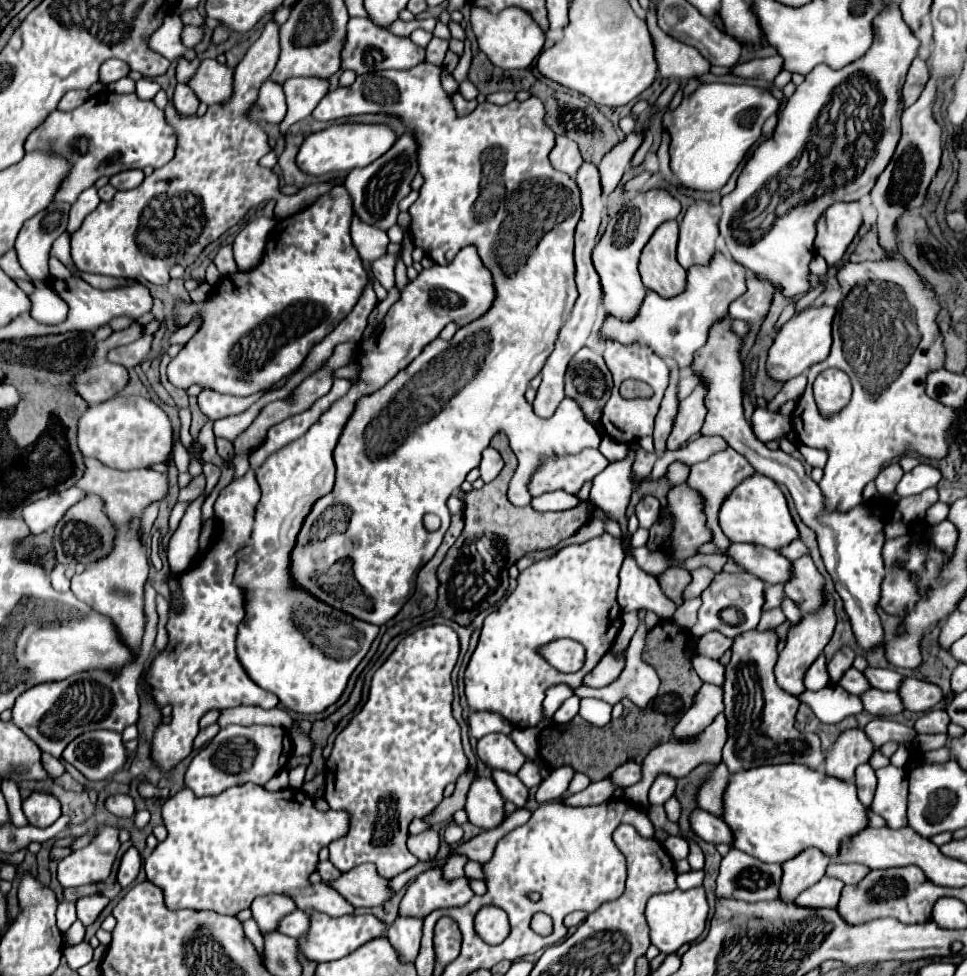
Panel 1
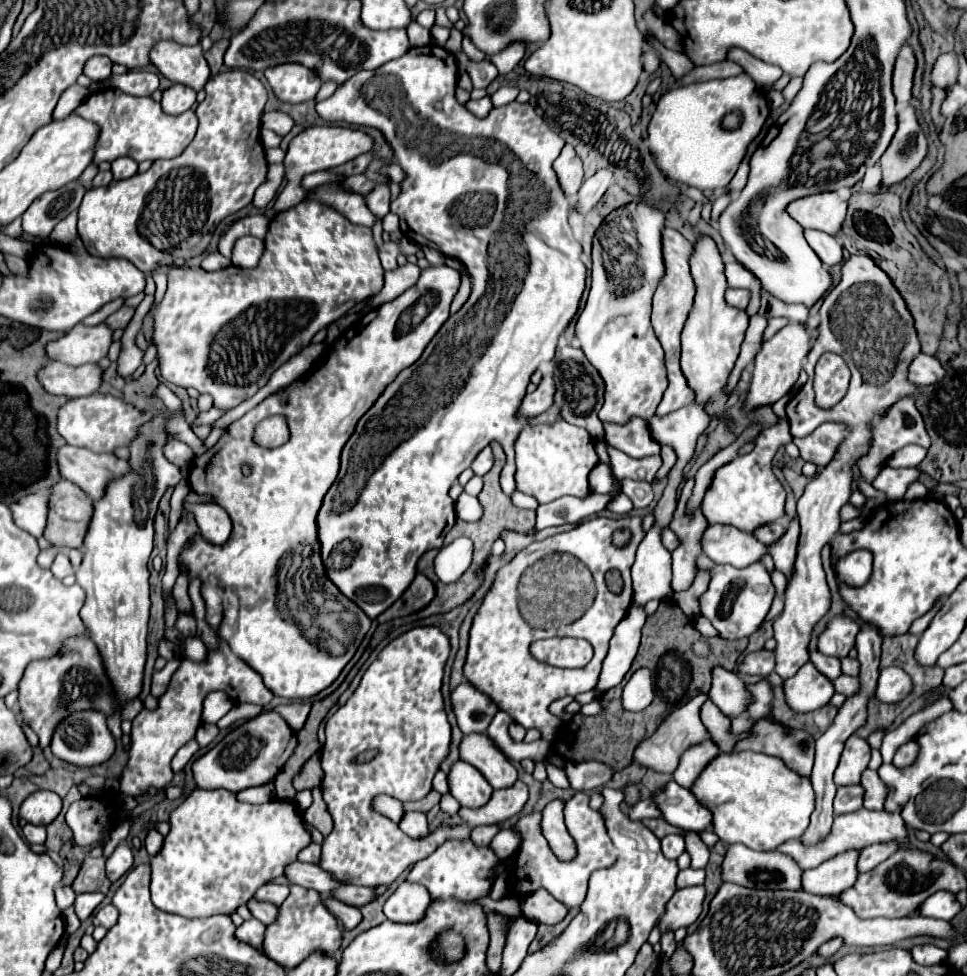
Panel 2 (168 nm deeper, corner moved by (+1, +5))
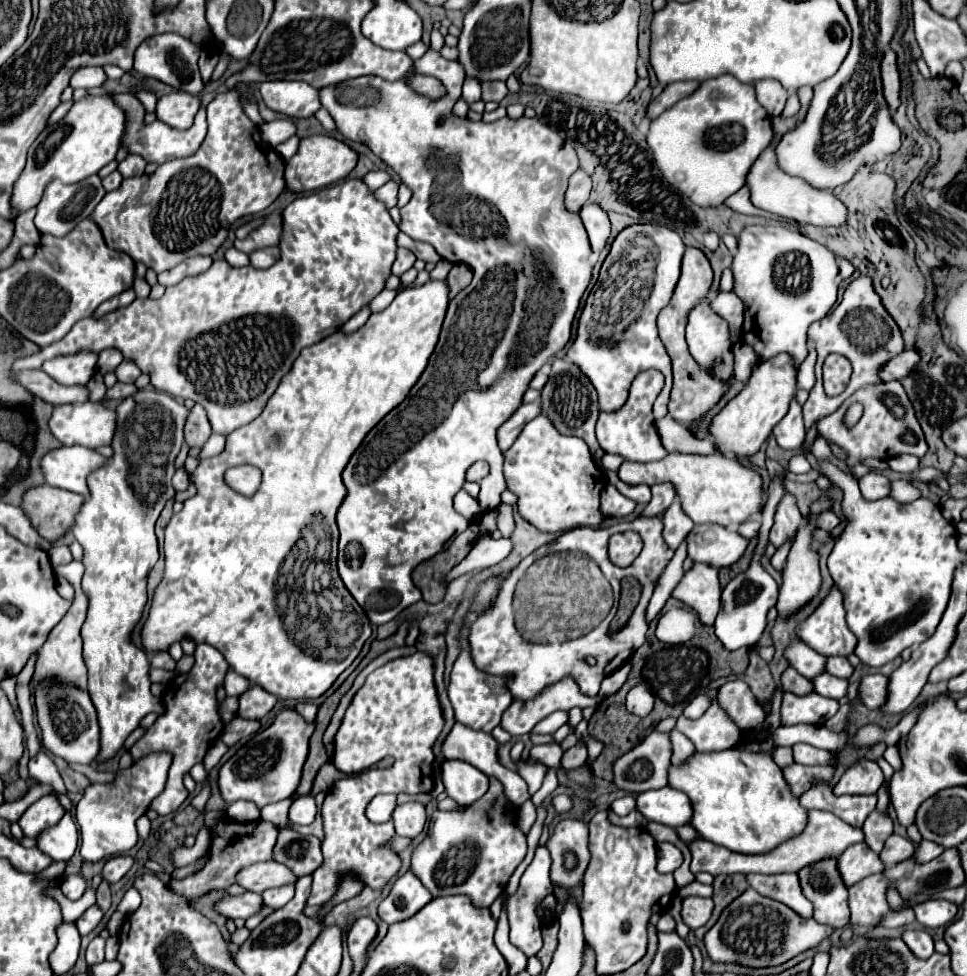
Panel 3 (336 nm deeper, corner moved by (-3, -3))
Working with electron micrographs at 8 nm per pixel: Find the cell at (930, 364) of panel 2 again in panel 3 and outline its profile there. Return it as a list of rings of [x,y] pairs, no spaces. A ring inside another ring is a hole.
[[[903,349],[899,355],[895,355],[893,359],[889,359],[881,369],[879,369],[879,379],[901,379],[905,375],[909,375],[909,371],[913,371],[913,367],[917,367],[917,353],[913,349]]]

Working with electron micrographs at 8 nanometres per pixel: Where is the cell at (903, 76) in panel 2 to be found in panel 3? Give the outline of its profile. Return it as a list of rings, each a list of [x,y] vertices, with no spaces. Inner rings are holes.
[[[887,49],[881,59],[881,85],[883,85],[883,97],[889,105],[889,111],[897,111],[899,107],[899,71],[895,61],[895,51]]]

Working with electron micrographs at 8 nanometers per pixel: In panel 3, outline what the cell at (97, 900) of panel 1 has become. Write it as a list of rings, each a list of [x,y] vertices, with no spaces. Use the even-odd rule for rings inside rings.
[[[97,905],[89,907],[89,909],[77,919],[77,929],[79,929],[79,933],[81,933],[81,935],[91,933],[91,931],[101,923],[101,919],[103,919],[103,911],[101,911]]]

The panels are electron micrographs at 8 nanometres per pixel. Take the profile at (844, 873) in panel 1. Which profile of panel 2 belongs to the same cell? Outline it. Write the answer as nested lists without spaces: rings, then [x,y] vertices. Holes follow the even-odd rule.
[[[877,843],[877,845],[869,845],[859,853],[857,859],[857,871],[865,873],[871,871],[873,867],[877,867],[881,861],[885,861],[891,853],[897,851],[895,843]]]

